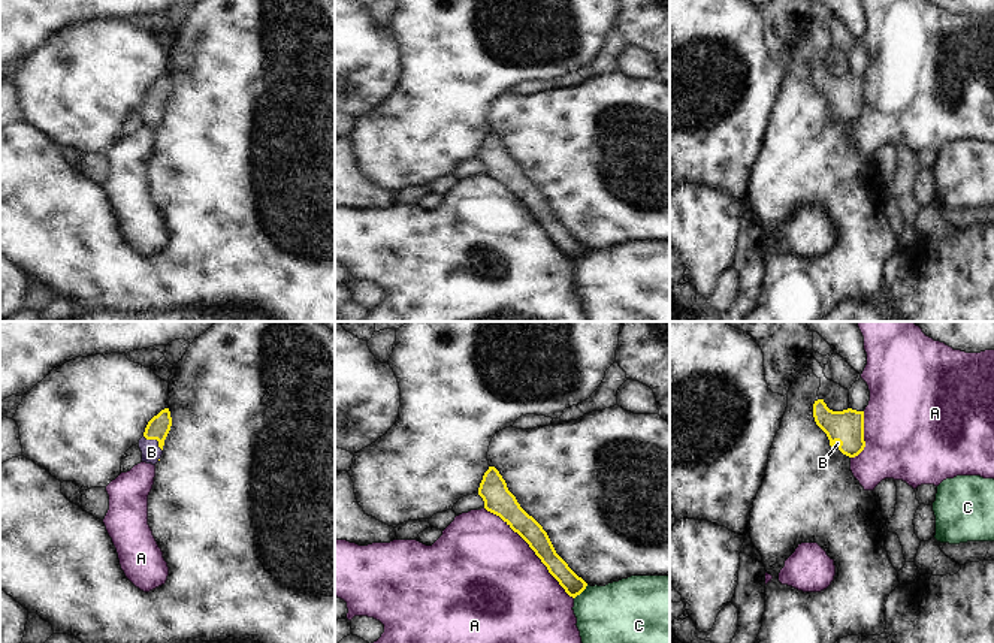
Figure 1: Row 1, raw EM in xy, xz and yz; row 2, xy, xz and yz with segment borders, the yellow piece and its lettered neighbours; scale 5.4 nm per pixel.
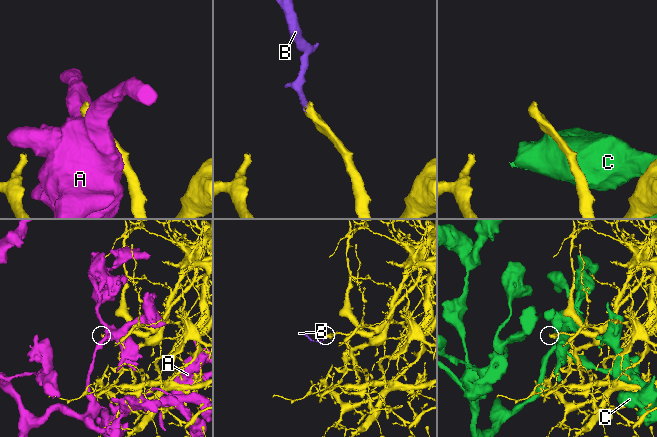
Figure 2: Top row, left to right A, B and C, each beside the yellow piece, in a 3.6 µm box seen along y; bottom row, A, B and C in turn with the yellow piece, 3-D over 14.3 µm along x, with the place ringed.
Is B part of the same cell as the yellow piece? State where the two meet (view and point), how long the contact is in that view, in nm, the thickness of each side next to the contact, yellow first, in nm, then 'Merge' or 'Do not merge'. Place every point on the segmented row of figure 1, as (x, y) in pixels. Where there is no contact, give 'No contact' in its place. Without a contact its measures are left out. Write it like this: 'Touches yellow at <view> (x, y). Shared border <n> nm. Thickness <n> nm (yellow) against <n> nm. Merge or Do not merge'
Touches yellow at xy (156, 438). Shared border 130 nm. Thickness 120 nm (yellow) against 100 nm. Merge

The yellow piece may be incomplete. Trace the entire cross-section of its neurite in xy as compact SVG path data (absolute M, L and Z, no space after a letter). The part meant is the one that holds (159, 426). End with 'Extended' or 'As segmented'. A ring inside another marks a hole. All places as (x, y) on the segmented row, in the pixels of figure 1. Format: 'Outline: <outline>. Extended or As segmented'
Outline: M169 408L161 410L154 416L139 440L139 449L142 452L142 462L155 465L163 455L164 440L170 431L172 417Z. Extended

